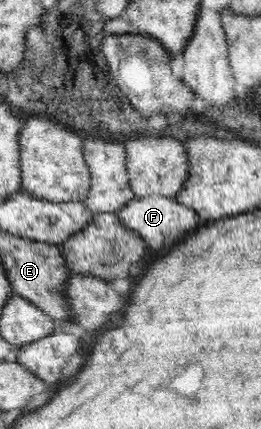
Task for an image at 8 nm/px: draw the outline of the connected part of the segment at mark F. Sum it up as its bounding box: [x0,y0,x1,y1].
[117,195,203,250]

